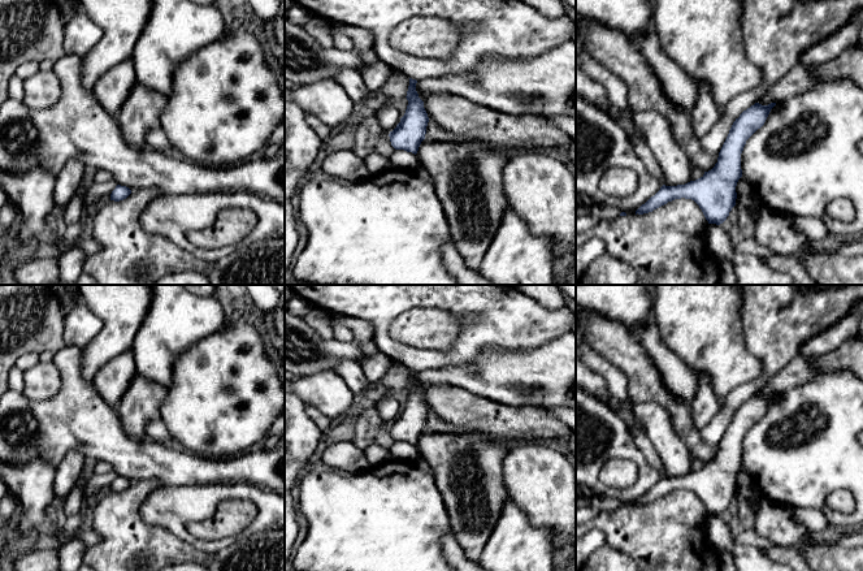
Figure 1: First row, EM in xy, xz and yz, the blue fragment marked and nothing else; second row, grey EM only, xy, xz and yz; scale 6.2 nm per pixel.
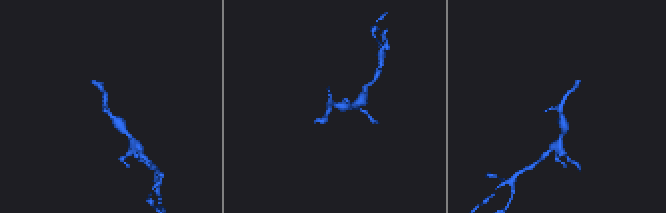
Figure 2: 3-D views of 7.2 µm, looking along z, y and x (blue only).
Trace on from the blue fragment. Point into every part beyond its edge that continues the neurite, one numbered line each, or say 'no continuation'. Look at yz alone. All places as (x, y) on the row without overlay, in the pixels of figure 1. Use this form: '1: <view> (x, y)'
1: yz (603, 504)

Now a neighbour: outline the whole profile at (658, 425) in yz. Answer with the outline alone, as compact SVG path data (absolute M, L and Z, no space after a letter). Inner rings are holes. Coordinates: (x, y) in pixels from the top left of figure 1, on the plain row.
M655 402L633 405L645 434L656 449L665 477L685 476L691 472L691 454L676 432L671 415Z

